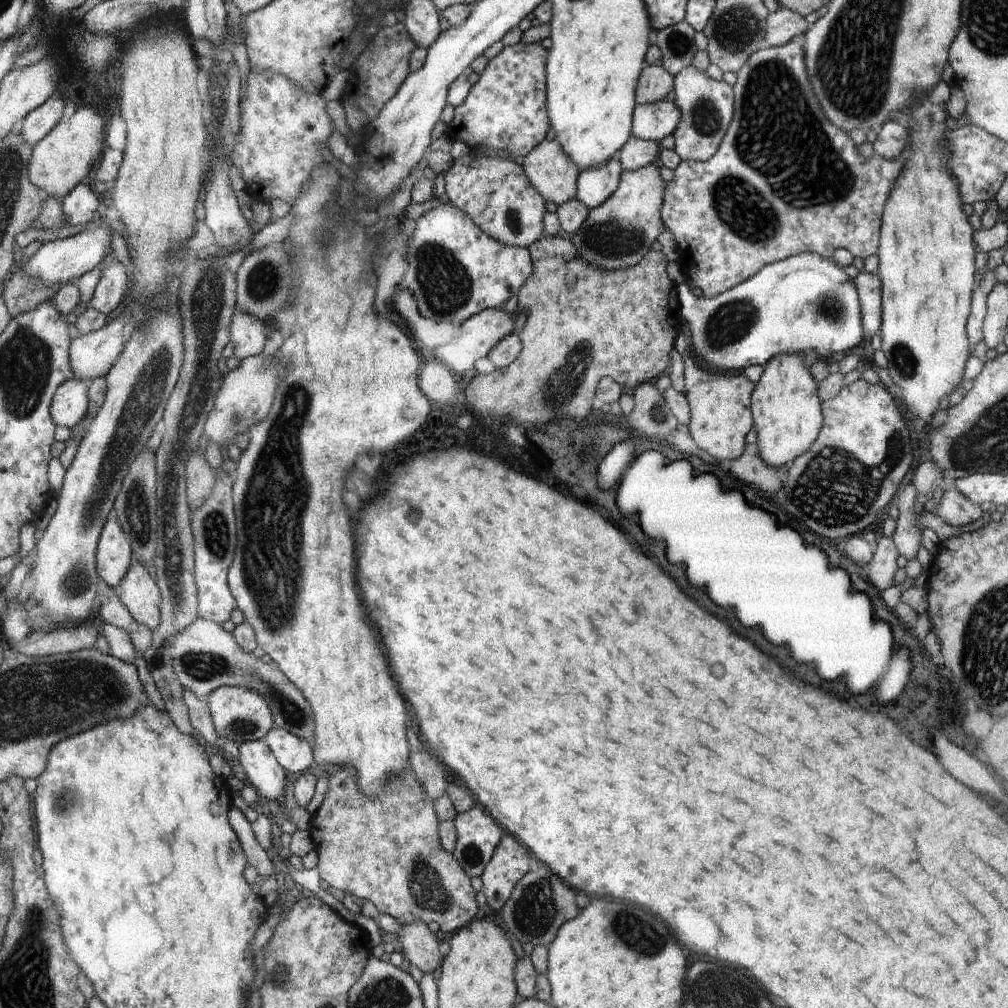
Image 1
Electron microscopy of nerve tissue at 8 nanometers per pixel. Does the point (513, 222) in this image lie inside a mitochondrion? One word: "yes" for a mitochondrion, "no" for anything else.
yes

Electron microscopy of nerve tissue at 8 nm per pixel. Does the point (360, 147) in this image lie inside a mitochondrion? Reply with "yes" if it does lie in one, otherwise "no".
no

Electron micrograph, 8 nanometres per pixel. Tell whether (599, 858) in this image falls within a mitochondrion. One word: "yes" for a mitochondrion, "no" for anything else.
no

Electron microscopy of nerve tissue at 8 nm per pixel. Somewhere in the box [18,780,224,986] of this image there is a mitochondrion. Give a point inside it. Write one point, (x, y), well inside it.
(62, 804)

